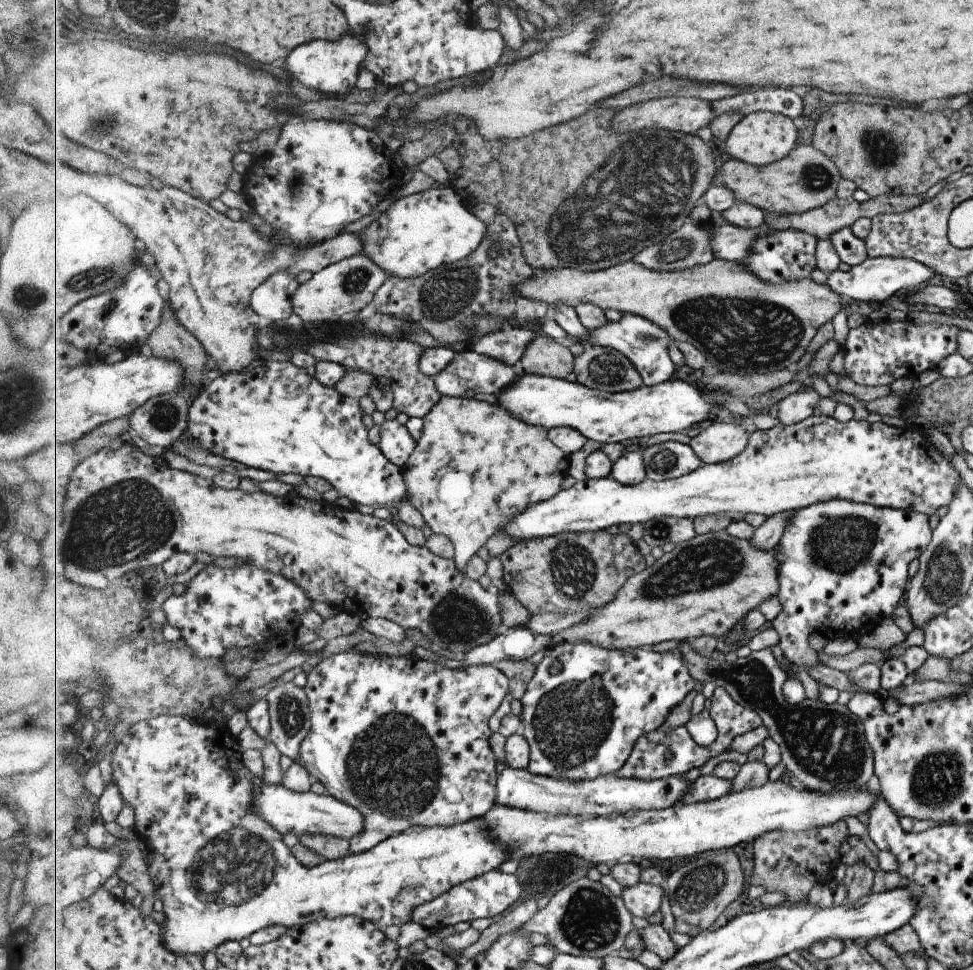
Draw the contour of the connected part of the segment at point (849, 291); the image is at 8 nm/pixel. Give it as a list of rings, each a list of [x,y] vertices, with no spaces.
[[[867,257],[859,265],[850,266],[847,272],[835,271],[826,274],[827,286],[834,293],[851,300],[864,300],[873,306],[880,306],[881,302],[895,294],[897,290],[911,290],[919,284],[927,283],[936,272],[913,259],[898,259],[895,257]]]

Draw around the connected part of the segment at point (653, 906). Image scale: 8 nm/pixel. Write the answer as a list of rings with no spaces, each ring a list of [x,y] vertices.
[[[643,881],[632,887],[624,887],[622,897],[633,916],[646,919],[661,908],[661,902],[667,893],[661,887]]]

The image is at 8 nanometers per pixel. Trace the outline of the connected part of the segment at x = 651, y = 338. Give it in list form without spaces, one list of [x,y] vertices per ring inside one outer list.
[[[625,313],[621,320],[609,320],[603,326],[592,330],[586,339],[575,340],[573,338],[572,343],[574,342],[580,343],[583,348],[593,345],[622,352],[638,368],[644,378],[644,384],[647,386],[660,385],[674,378],[676,364],[673,362],[670,352],[673,344],[672,336],[667,330],[644,316]]]

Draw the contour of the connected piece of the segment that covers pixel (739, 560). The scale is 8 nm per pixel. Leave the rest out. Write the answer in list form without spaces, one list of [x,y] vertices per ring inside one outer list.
[[[717,531],[704,535],[697,535],[690,541],[682,542],[676,545],[670,552],[665,553],[661,558],[657,559],[652,566],[647,567],[643,572],[632,576],[628,583],[619,591],[613,602],[606,604],[604,607],[592,612],[592,616],[584,623],[578,624],[573,628],[564,630],[554,636],[554,640],[550,646],[555,646],[557,643],[569,641],[572,643],[587,642],[601,645],[608,649],[636,649],[641,646],[653,646],[657,642],[669,642],[669,640],[677,640],[682,643],[685,640],[694,640],[697,637],[714,636],[723,639],[725,635],[733,632],[737,624],[741,624],[744,618],[751,612],[757,610],[766,600],[778,596],[780,591],[780,560],[778,559],[777,548],[766,551],[757,548],[750,539],[740,539],[731,536],[727,531]]]

